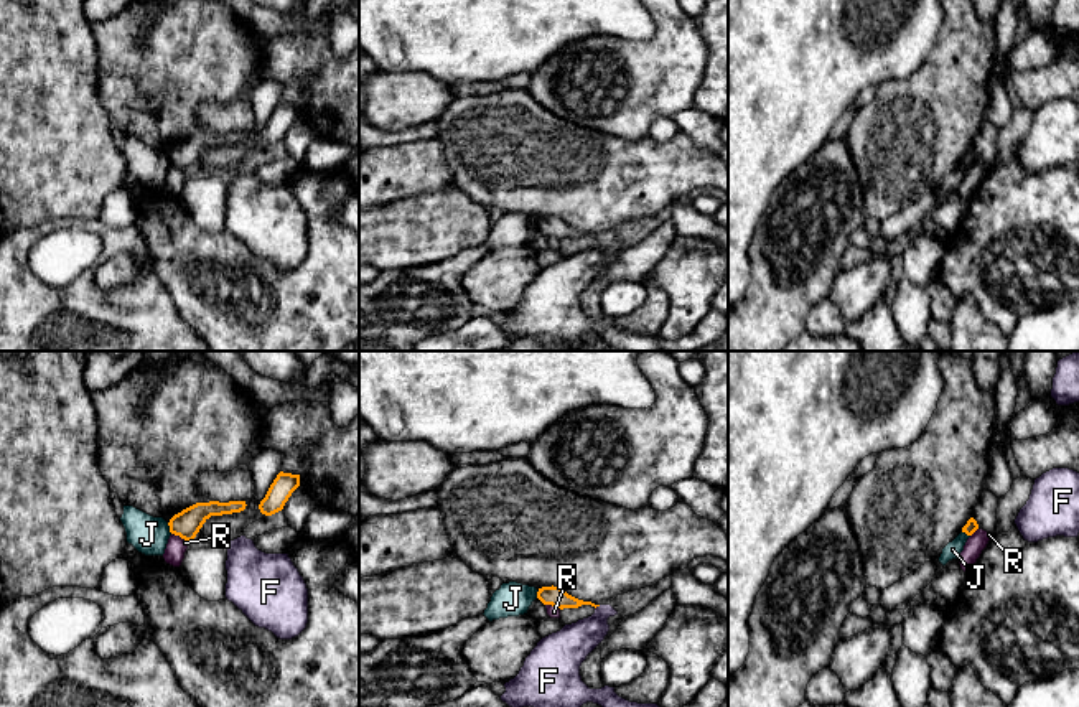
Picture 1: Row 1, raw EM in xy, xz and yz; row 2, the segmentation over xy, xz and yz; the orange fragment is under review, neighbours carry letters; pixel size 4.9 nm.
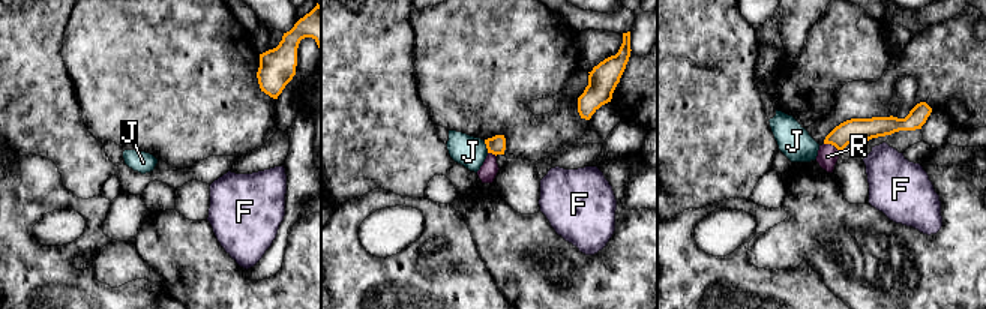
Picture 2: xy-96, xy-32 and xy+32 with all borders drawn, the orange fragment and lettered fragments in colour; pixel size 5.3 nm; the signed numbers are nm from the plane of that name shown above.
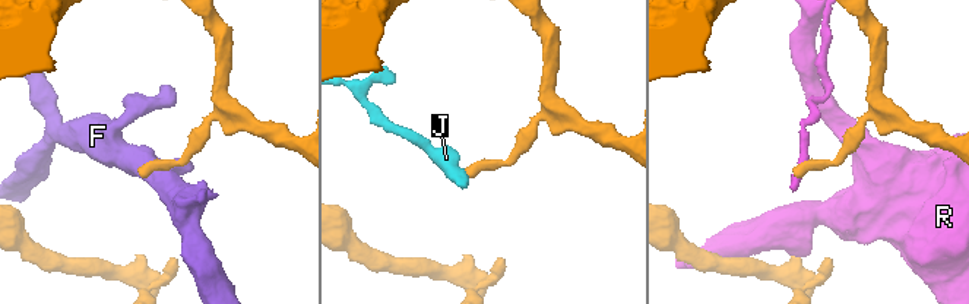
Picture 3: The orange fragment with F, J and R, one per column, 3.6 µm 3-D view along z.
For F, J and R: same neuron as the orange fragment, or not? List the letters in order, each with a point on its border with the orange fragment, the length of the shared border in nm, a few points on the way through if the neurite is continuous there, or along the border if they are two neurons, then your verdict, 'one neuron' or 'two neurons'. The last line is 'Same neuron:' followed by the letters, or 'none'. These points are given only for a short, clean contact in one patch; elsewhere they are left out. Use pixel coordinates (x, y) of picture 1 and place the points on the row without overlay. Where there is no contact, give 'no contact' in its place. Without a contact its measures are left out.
F: contact xz (597, 236); length 40 nm; two neurons
J: contact xy (170, 159); length 60 nm; border xy (167, 154), (172, 163); two neurons
R: contact xy (180, 167); length 100 nm; two neurons
Same neuron: none

